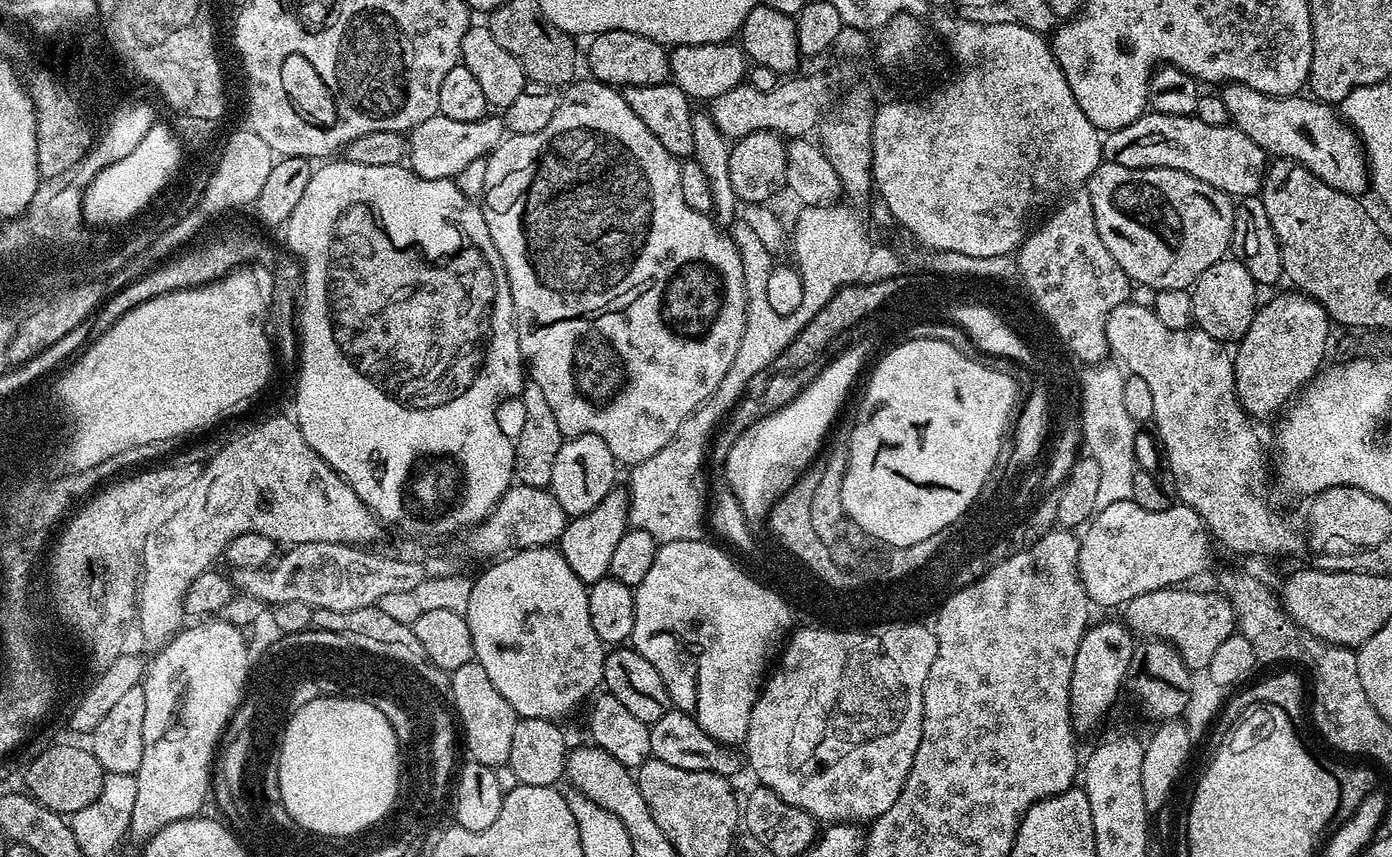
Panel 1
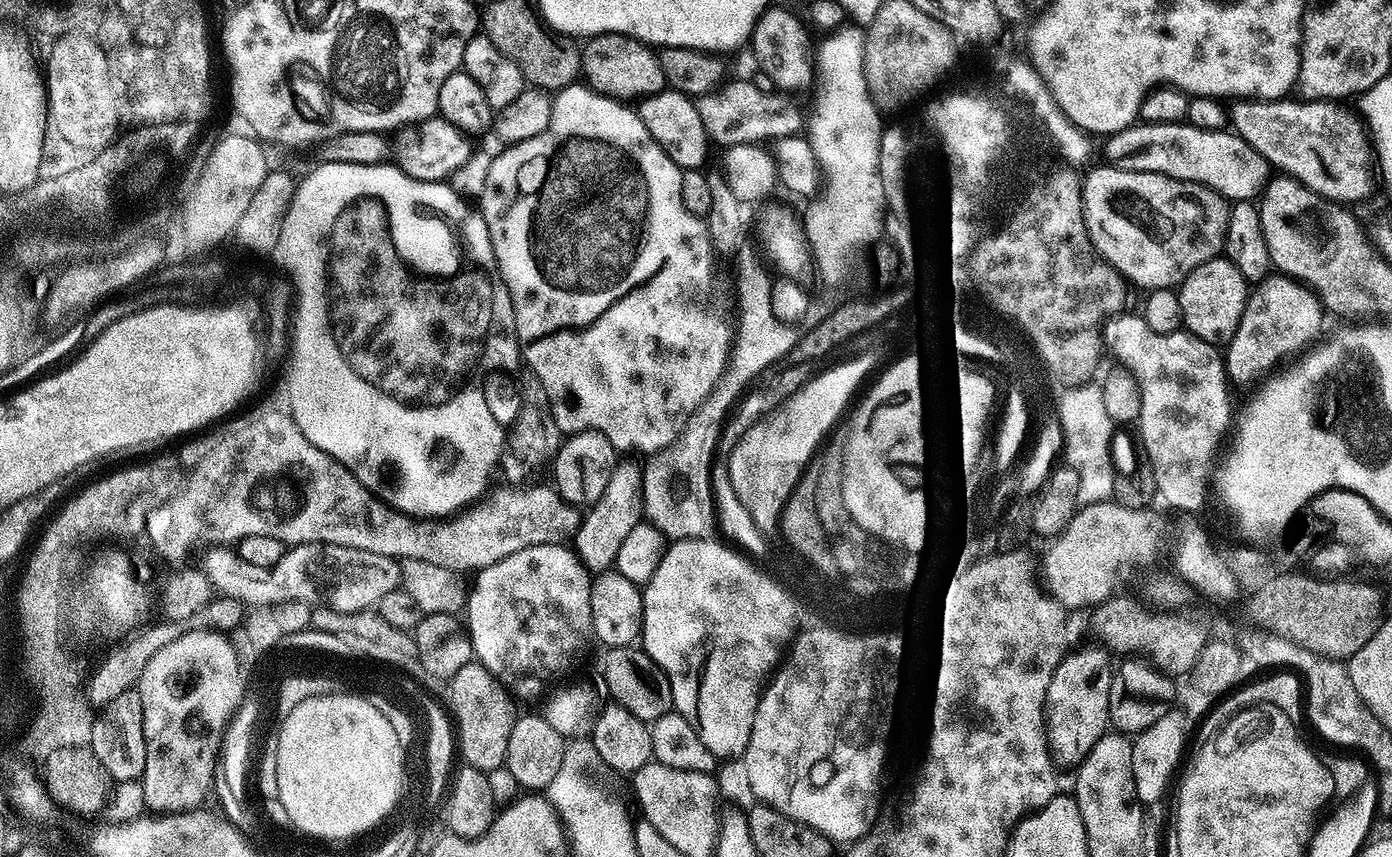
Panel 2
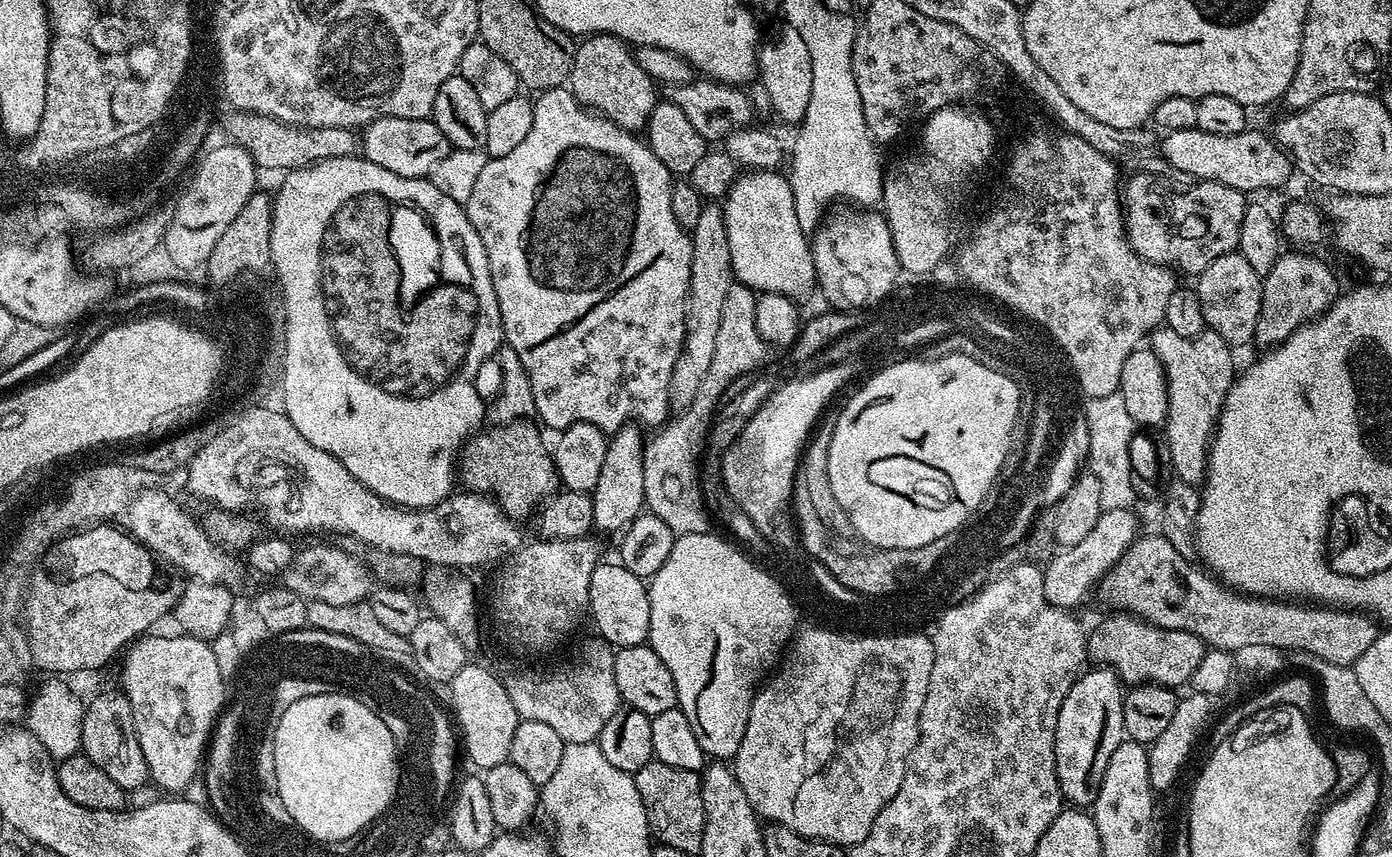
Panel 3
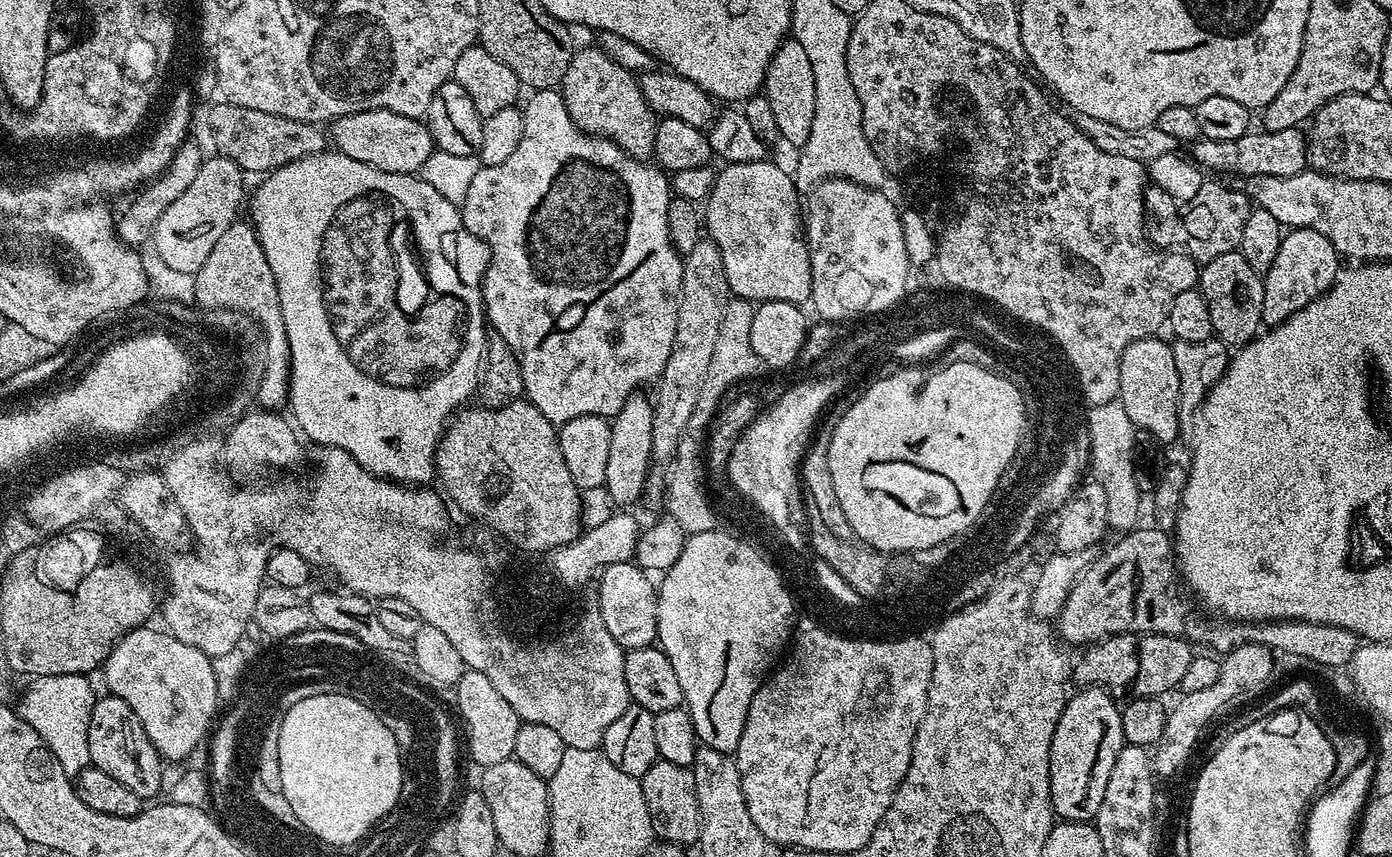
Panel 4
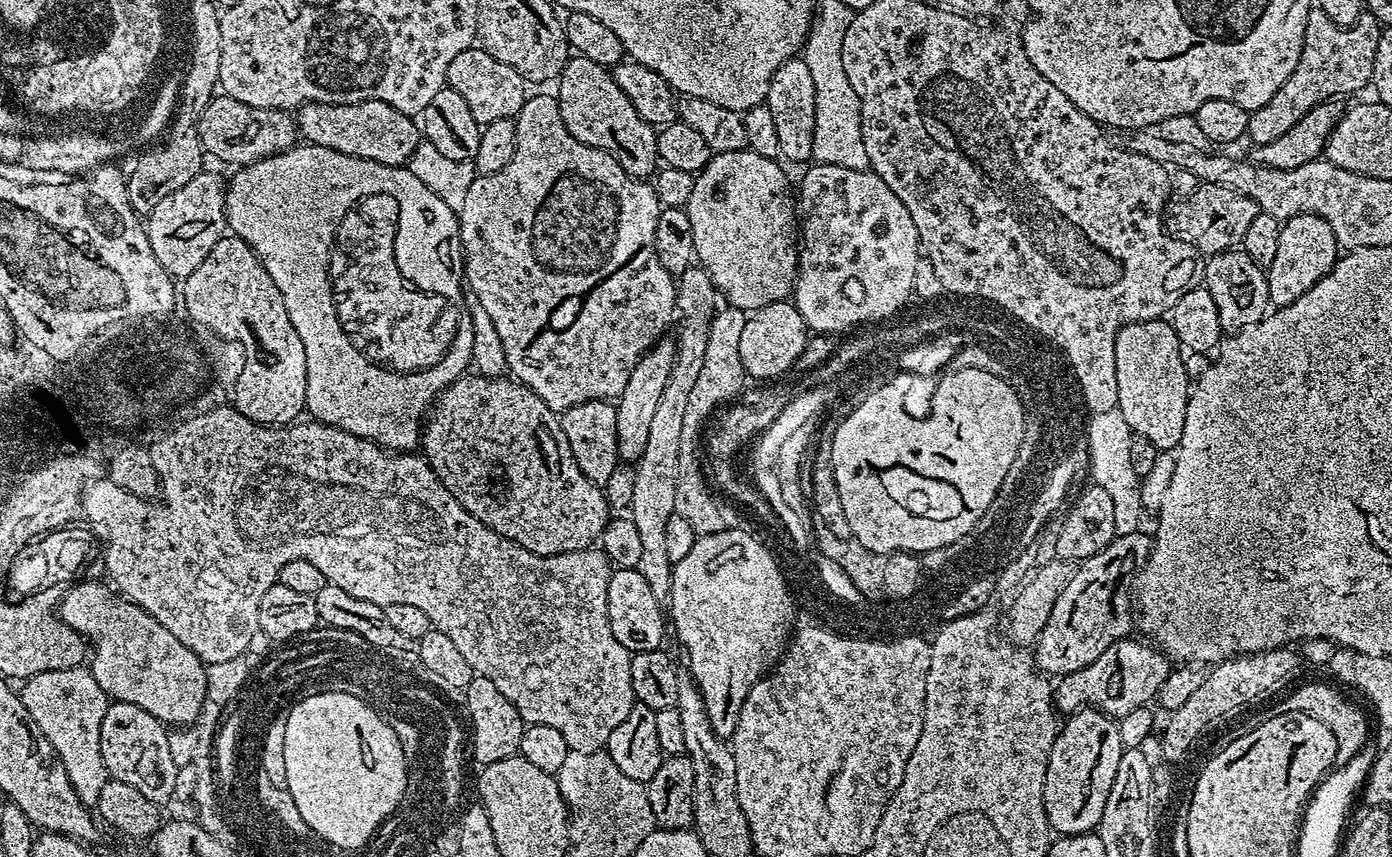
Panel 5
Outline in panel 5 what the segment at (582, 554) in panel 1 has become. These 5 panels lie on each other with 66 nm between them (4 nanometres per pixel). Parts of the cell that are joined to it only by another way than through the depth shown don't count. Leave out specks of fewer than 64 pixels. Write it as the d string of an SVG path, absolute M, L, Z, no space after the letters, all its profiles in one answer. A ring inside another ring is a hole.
M664 338L652 345L647 354L630 370L630 379L626 381L626 390L615 401L616 405L616 454L621 461L634 462L646 450L646 437L650 431L652 416L658 407L662 389L666 387L666 378L674 366L676 346L671 339Z

